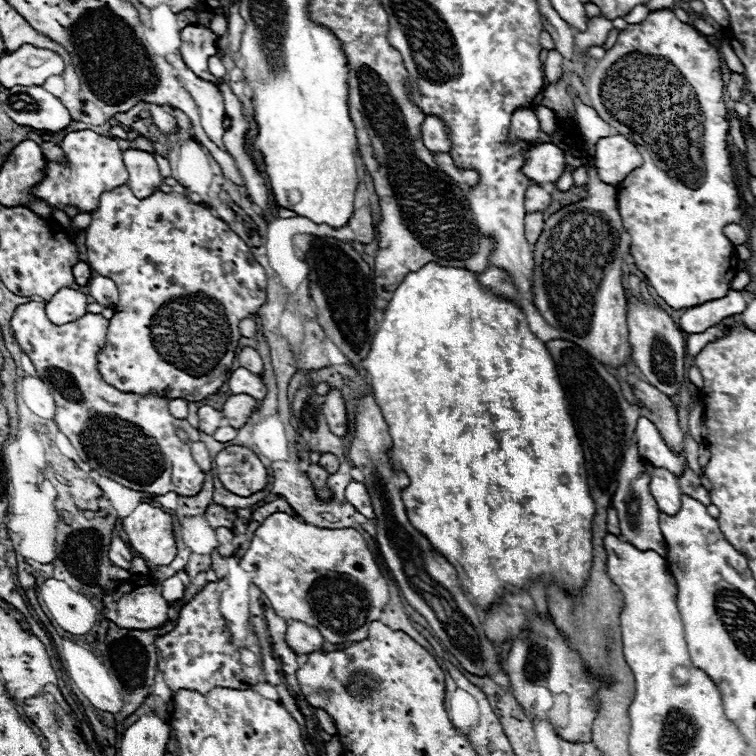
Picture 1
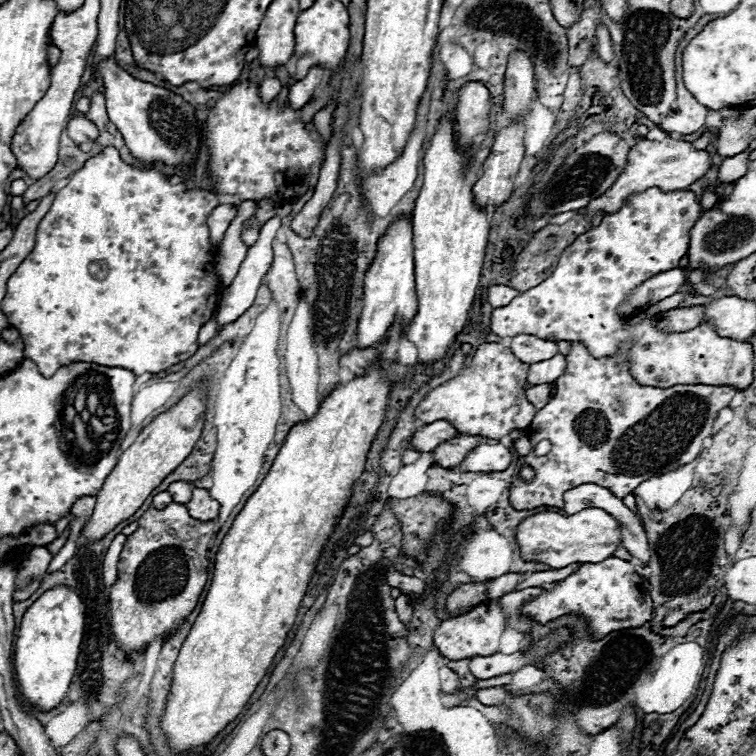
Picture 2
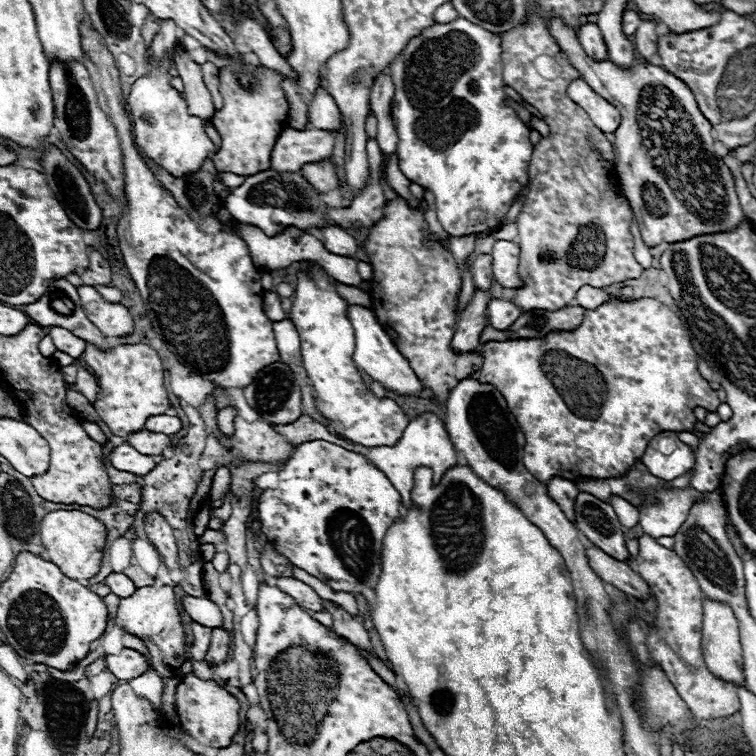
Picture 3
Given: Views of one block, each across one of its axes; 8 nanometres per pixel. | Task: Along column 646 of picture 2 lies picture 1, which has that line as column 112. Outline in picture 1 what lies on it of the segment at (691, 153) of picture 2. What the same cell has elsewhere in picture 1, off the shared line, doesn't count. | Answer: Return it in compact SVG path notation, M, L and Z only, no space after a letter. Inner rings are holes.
M80 130L66 134L64 142L60 144L66 152L68 166L48 162L48 172L42 184L34 188L34 194L40 196L44 202L52 204L54 208L64 208L68 204L78 206L80 212L92 212L96 210L96 204L100 202L100 196L108 188L116 188L116 184L128 182L128 170L122 160L122 150L118 148L116 140L110 140L106 136L98 136L92 130Z

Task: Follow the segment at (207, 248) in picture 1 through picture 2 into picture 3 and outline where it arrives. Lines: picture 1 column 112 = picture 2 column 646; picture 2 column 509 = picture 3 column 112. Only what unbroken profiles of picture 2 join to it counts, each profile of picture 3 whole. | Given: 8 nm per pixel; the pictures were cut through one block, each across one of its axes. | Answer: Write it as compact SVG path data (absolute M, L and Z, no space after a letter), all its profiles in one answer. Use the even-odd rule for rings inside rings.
M80 286L78 288L82 308L88 316L88 320L108 338L114 336L126 336L132 334L134 322L126 306L122 304L108 304L102 300L102 296L92 286Z

